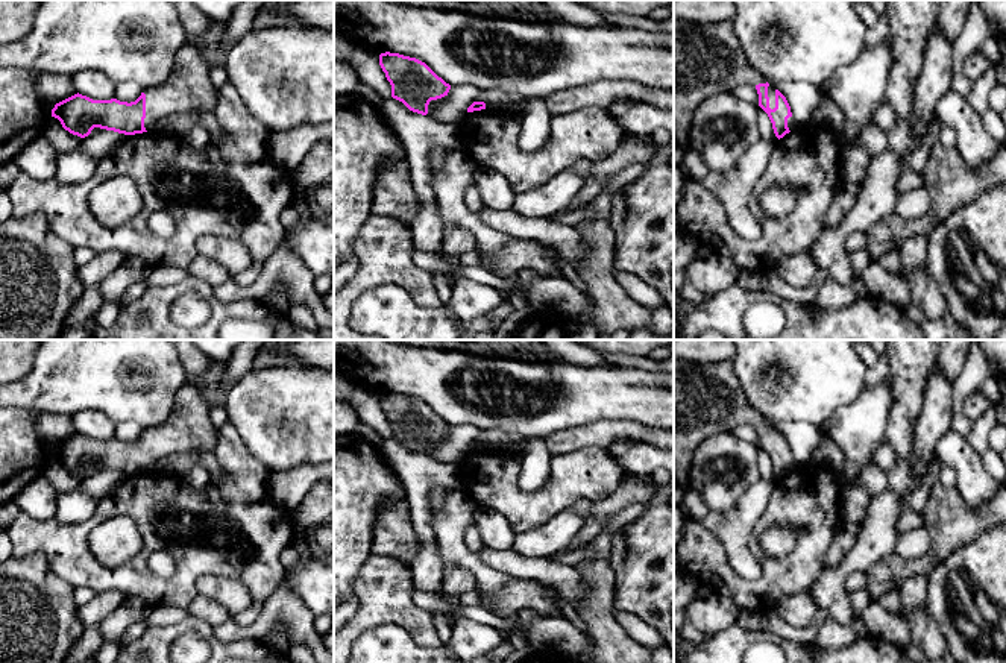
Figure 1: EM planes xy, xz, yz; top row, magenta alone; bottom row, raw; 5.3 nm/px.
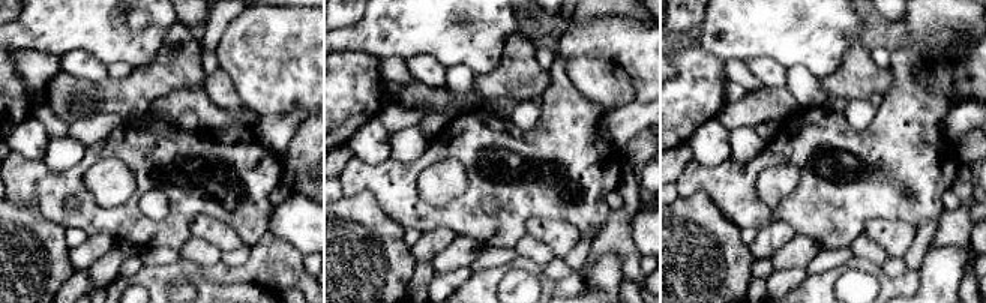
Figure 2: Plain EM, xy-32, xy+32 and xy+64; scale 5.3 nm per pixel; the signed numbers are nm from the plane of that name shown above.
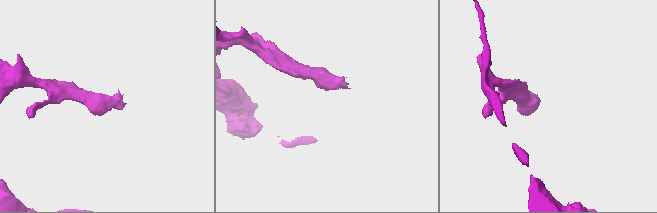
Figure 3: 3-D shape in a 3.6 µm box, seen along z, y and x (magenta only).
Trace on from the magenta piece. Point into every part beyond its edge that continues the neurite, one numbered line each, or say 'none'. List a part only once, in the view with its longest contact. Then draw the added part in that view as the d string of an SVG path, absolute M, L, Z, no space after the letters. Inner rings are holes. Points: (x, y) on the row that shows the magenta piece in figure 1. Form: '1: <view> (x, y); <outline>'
1: yz (709, 59); M674 18L674 167L689 150L695 109L710 96L730 93L737 85L769 83L745 58L731 21L689 23ZM768 86L769 108L775 88Z

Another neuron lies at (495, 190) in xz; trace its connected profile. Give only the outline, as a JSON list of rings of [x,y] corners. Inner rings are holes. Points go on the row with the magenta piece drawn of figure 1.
[[[478,167],[473,173],[473,184],[486,208],[492,208],[493,211],[510,211],[513,208],[517,194],[501,173]]]

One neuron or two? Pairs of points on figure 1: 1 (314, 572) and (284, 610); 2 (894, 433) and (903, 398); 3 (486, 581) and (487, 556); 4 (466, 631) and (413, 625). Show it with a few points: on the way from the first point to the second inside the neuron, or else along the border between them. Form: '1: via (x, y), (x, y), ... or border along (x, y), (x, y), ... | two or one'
1: border along (284, 580), (314, 615) | two
2: via (902, 424), (903, 407) | one
3: border along (477, 554), (487, 565), (510, 577) | two
4: border along (443, 644), (440, 647) | two

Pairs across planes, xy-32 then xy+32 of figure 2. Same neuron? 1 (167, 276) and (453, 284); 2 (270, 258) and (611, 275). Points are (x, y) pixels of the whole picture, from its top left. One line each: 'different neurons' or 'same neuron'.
1: different neurons
2: different neurons

